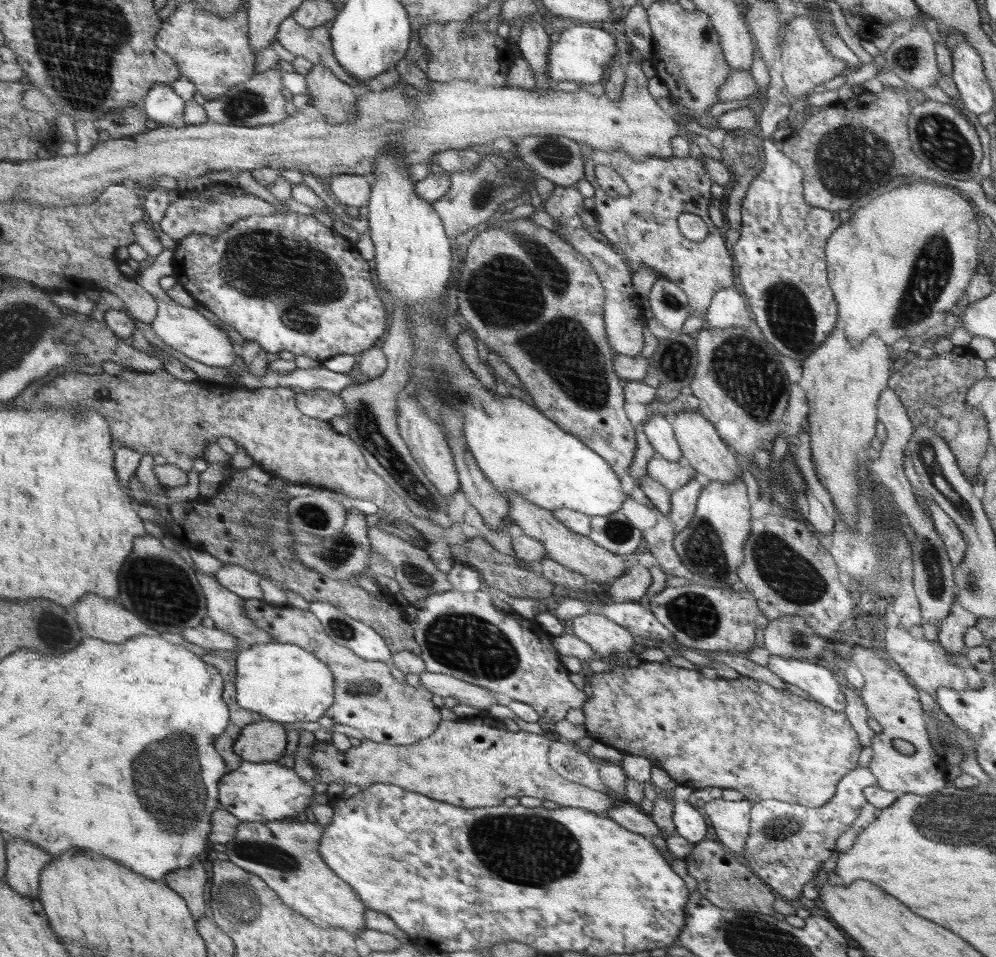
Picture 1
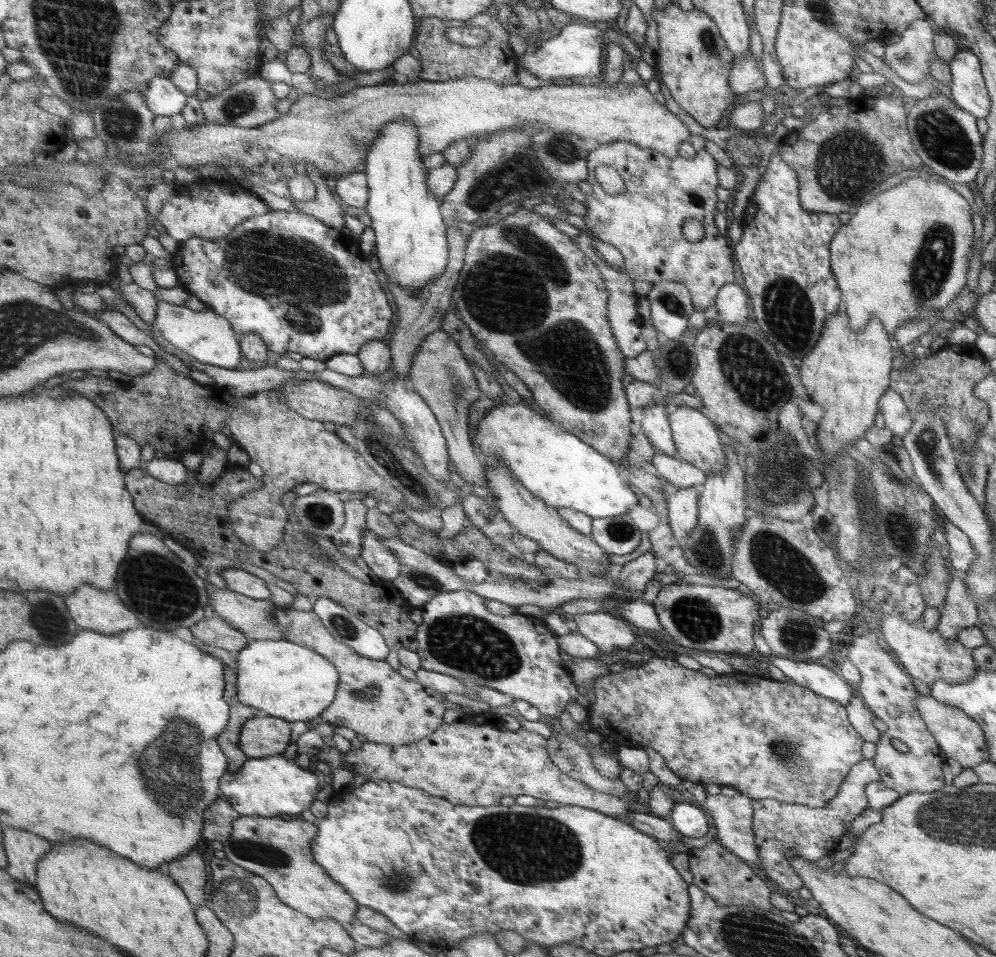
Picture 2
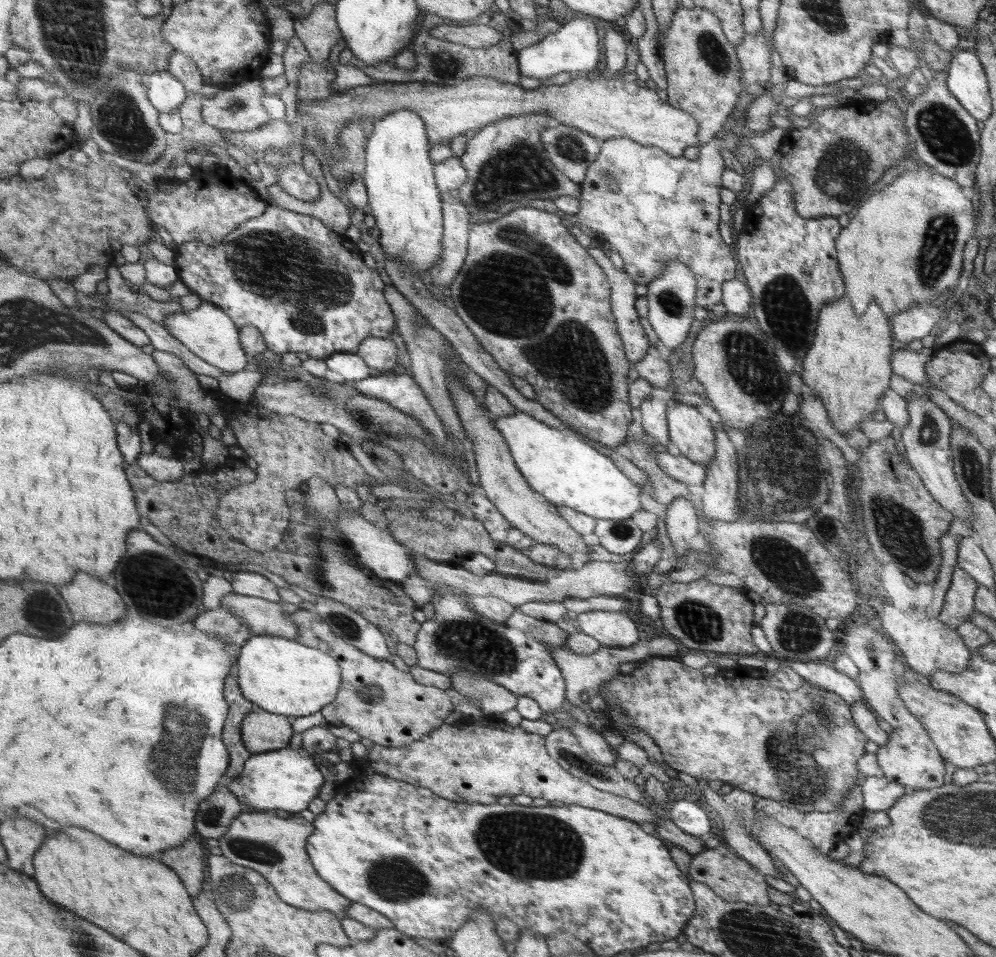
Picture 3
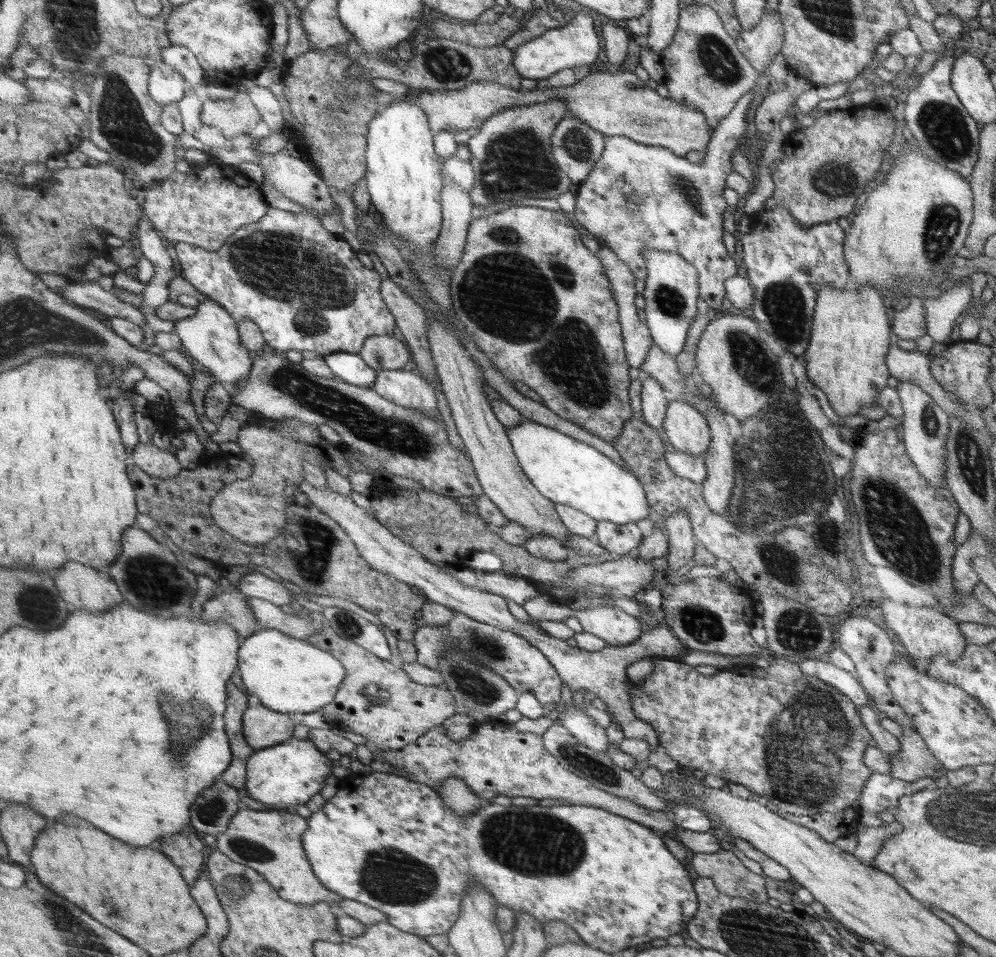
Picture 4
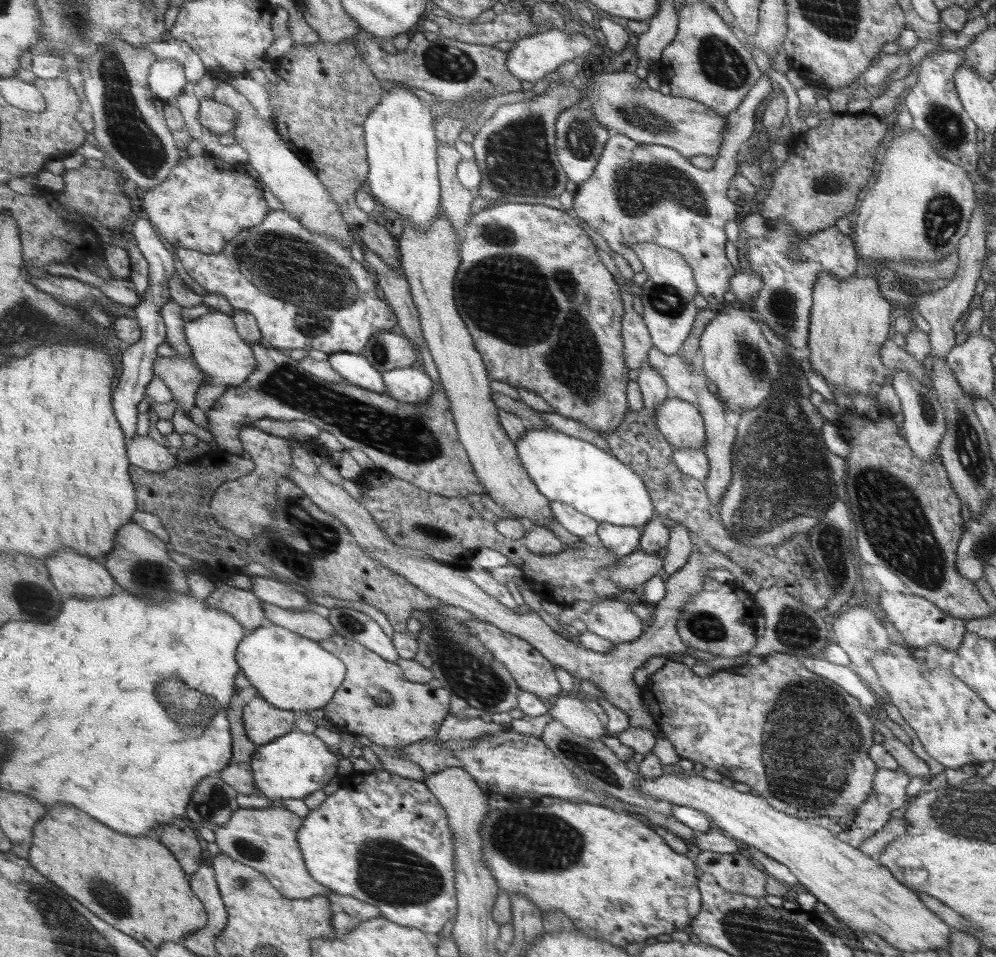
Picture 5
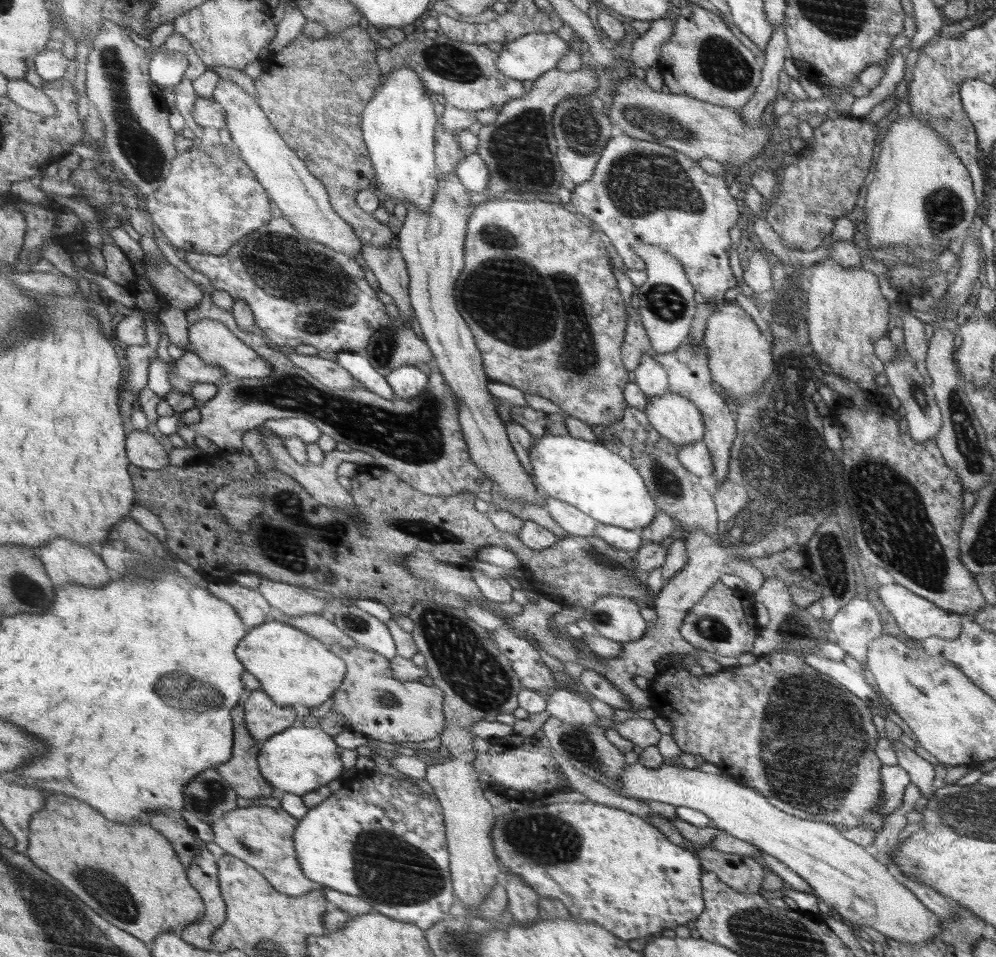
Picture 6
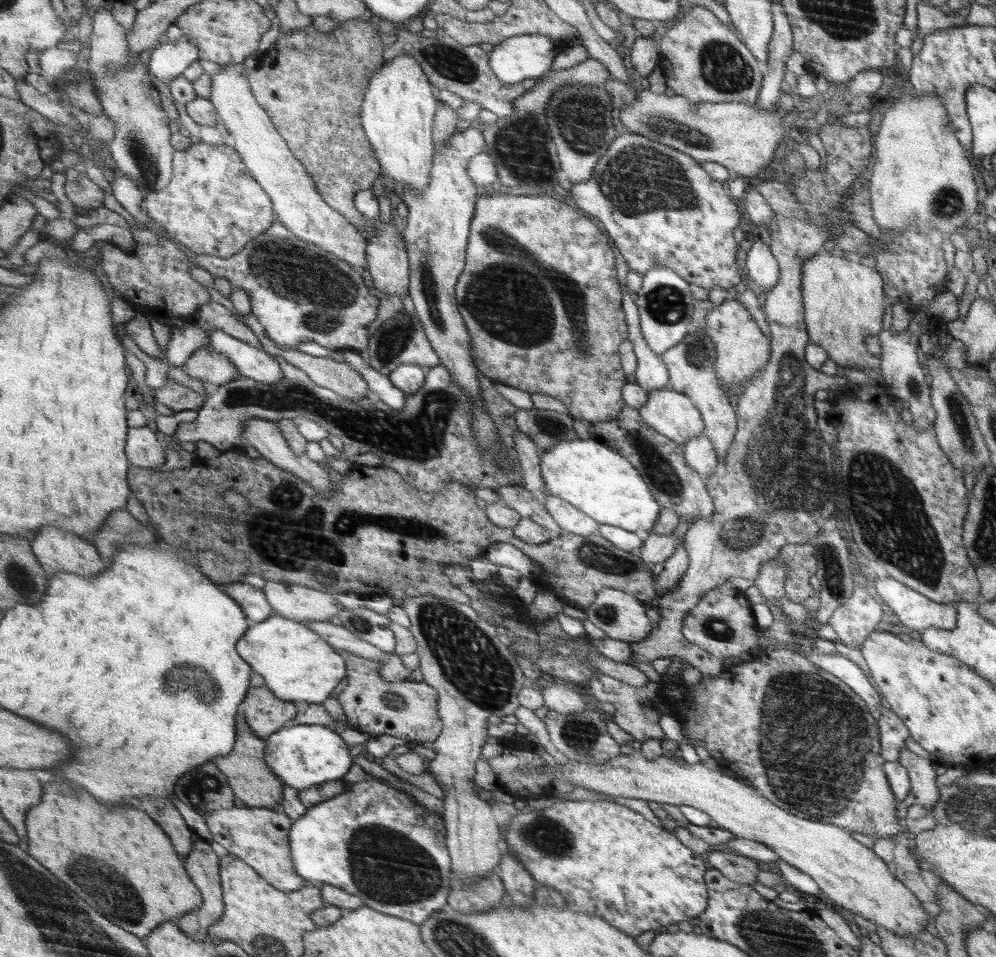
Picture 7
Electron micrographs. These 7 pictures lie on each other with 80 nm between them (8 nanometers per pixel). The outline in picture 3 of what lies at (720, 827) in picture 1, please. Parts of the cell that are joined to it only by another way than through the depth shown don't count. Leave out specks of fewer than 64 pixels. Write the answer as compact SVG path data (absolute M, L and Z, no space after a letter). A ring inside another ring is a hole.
M732 786L732 791L729 794L714 792L705 787L705 792L702 796L705 796L704 799L710 804L710 808L716 810L718 816L720 816L726 844L731 846L732 850L740 858L758 868L759 872L763 875L780 876L779 870L772 864L770 854L768 854L767 850L764 850L764 847L759 843L759 840L755 839L755 836L753 835L753 826L755 826L755 822L753 821L753 817L755 816L754 803L756 796L734 786Z

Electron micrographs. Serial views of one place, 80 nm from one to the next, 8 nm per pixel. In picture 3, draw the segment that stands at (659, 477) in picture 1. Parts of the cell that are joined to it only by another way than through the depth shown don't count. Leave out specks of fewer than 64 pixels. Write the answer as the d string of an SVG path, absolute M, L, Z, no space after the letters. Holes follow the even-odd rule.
M668 452L660 453L656 457L656 462L668 476L684 484L702 485L706 480L707 467L703 463L692 462L682 454L674 456Z

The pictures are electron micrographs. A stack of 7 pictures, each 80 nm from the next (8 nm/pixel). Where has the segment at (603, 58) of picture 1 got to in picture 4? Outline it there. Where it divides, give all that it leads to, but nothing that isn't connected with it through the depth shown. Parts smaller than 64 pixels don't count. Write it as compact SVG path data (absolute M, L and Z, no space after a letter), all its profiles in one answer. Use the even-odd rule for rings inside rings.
M580 11L578 16L564 27L548 29L536 39L530 36L529 41L513 50L514 68L524 78L540 80L542 78L547 79L551 74L556 74L562 68L574 68L574 66L596 62L600 40L594 32L592 22L594 22L594 19Z

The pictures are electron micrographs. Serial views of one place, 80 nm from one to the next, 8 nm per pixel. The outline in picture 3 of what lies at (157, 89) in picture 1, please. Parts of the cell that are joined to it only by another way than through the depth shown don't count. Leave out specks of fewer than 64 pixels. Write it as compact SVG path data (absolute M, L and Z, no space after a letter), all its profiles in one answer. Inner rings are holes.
M167 70L157 72L148 79L149 97L161 112L174 112L187 101L190 91L186 85Z

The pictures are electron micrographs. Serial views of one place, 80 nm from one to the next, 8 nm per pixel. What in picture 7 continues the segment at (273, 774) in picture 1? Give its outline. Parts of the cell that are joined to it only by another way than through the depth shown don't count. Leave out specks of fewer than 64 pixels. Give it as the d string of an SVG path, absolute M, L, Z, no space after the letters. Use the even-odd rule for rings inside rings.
M289 724L271 734L266 745L268 767L272 767L283 784L297 791L325 783L326 780L336 781L352 766L348 746L326 725Z

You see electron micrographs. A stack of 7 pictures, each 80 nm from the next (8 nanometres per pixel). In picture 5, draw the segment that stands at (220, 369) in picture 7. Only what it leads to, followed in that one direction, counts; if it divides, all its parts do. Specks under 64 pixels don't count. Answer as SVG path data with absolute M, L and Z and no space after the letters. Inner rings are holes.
M183 355L160 356L153 369L155 374L172 389L175 400L183 406L187 414L197 407L196 396L198 396L200 386L203 385L204 376L213 378L203 370L194 356L192 358L186 358Z

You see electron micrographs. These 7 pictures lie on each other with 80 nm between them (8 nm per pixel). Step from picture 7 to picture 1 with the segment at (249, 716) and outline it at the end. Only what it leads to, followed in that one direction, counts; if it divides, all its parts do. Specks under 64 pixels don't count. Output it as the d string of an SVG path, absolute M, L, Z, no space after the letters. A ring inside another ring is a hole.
M264 718L244 728L233 749L243 761L282 761L286 750L286 733L284 723Z

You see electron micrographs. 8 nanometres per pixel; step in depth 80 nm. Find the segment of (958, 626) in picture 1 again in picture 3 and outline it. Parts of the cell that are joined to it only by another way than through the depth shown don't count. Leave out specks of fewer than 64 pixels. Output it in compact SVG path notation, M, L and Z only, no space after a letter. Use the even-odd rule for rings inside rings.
M957 564L954 567L950 586L946 591L943 607L937 618L956 629L975 612L975 592L980 584Z

